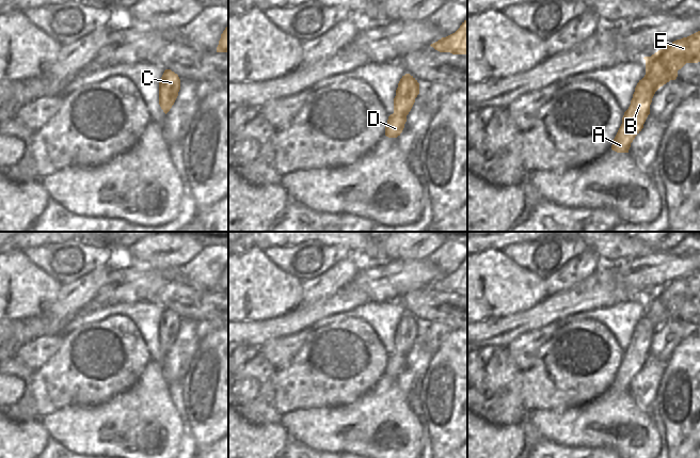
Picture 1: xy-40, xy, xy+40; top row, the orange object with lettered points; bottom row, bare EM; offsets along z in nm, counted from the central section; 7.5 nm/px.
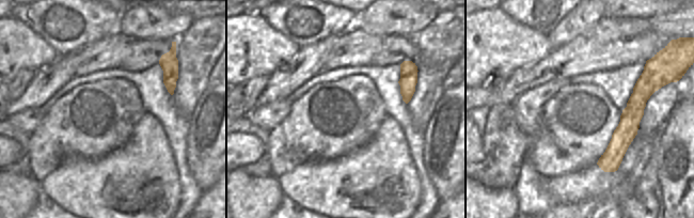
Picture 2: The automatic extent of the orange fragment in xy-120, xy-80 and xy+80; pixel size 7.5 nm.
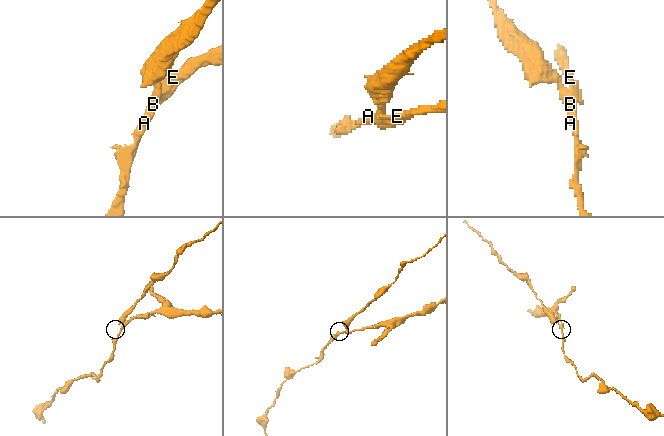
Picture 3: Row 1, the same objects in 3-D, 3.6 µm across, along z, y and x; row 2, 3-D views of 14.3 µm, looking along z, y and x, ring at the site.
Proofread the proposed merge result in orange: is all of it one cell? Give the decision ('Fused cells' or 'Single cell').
Fused cells

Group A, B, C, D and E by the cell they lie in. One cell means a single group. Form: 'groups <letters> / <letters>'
groups A B C D / E

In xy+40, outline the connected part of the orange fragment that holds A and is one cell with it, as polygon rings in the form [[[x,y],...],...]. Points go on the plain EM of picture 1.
[[[647,317],[639,319],[635,327],[629,348],[624,351],[622,363],[614,378],[611,389],[617,392],[629,392],[631,382],[643,367],[650,353],[650,344],[656,331],[654,323]]]

